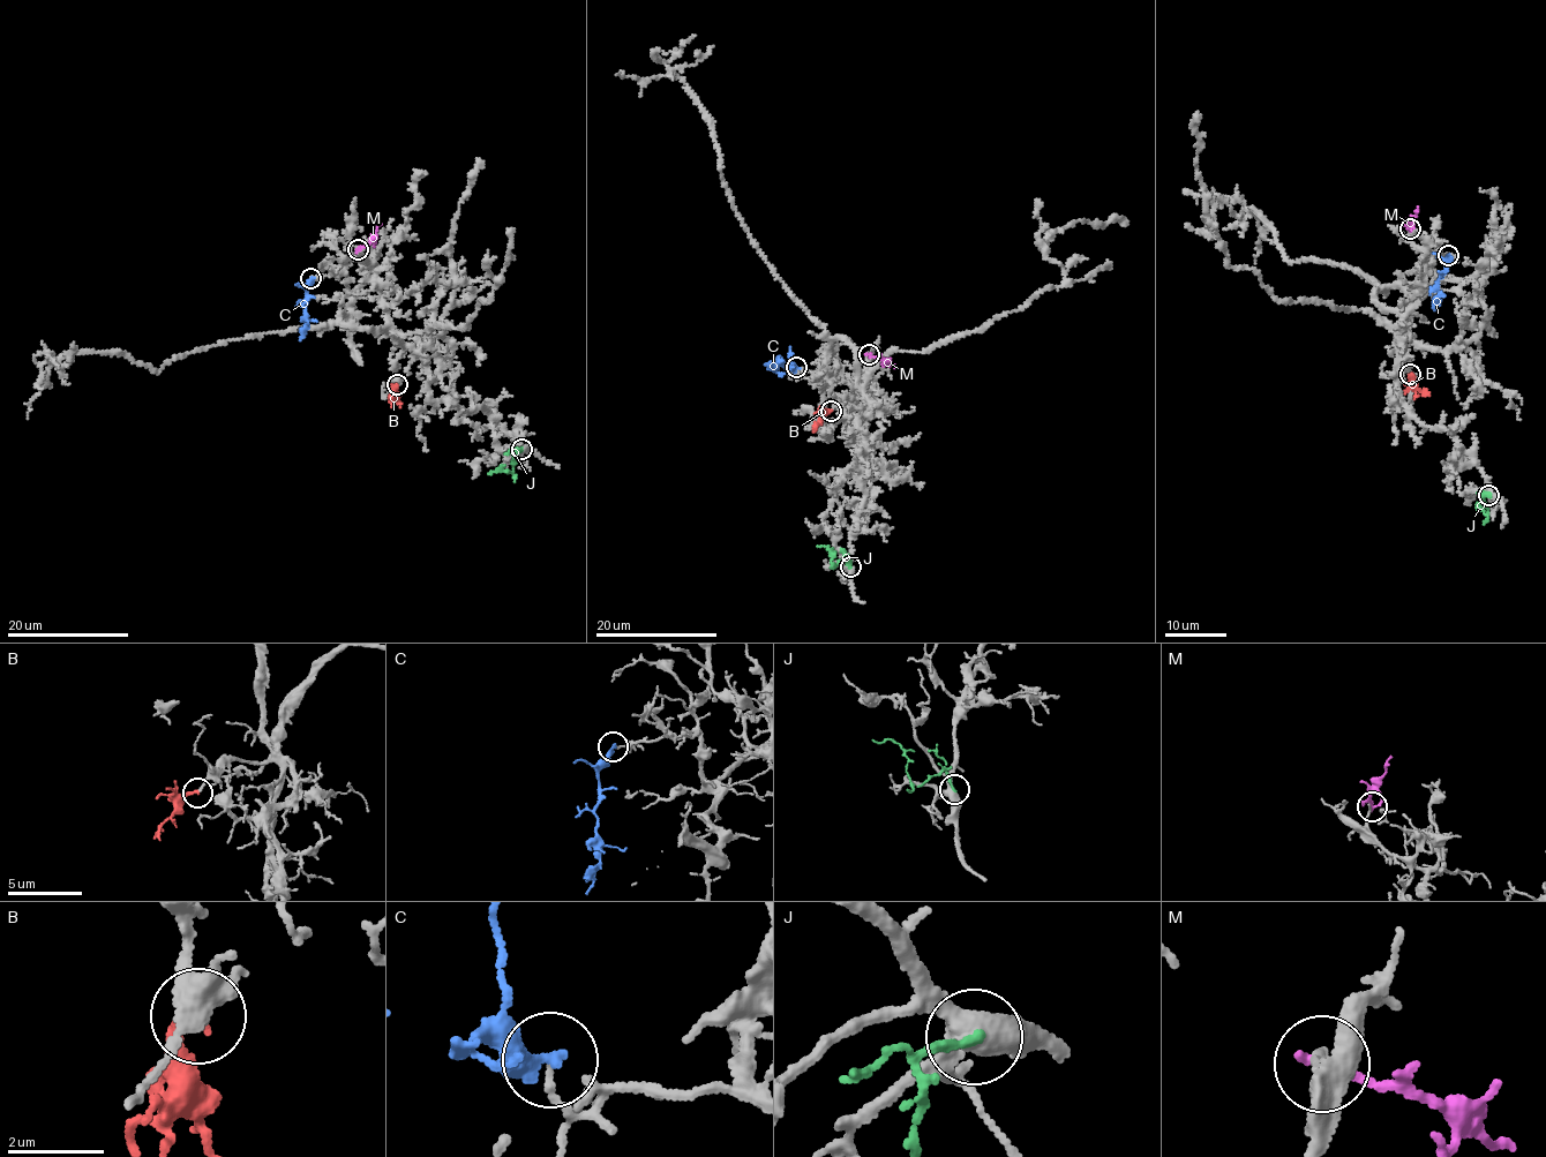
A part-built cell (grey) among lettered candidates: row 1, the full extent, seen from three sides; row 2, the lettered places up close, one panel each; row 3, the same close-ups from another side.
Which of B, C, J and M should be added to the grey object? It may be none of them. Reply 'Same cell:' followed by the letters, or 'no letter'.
Same cell: B

